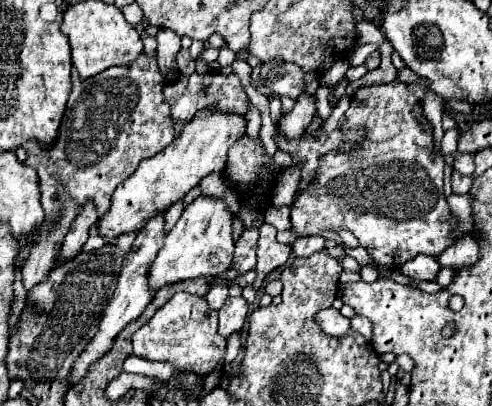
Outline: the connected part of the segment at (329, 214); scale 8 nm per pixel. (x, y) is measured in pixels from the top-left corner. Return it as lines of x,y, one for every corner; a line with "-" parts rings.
400,81
388,85
372,85
356,91
352,97
350,109
342,119
342,129
364,127
366,139
360,149
352,149
346,155
328,153
322,157
320,175
310,183
306,191
296,197
292,207
292,231
298,235
320,235
322,229
350,231
358,243
368,251
374,263
386,269
400,269
406,261
412,261
416,255
434,255
444,253
452,243
452,231
458,225
458,219
452,215
446,195
442,191
444,159
434,151
432,143
432,125
426,121
420,125
412,117
412,109
418,103
414,93

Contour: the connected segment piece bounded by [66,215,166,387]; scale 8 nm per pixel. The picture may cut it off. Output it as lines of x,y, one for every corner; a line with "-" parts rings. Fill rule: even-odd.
156,215
156,219
152,219
150,223
146,223
144,231
140,231
132,243
132,249
130,253
124,257
124,263
122,263
122,271
120,271
120,277
118,277
118,285
116,285
116,291
114,291
114,297
112,301
108,303
106,311
102,313
102,319
100,319
100,325
98,325
98,333
88,341
88,345
84,347
82,355
76,359
76,363
72,365
72,371
68,375
68,385
74,387
78,385
86,375
88,375
88,369
102,357
106,355
110,349
112,349
112,343
116,339
116,335
134,319
138,319
142,315
142,311
146,309
146,305
152,301
152,291
148,291
148,281
146,281
146,275
144,271
148,271
148,263
152,261
152,257
156,257
156,251
160,251
162,243
164,243
164,215

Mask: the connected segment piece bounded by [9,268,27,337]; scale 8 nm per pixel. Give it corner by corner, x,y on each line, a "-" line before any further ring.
15,268
15,276
16,276
16,281
14,281
13,284
14,299
11,306
11,312
9,317
9,325
10,325
9,337
16,331
16,326
18,324
21,312
24,309
26,295
27,295
22,283
22,272
20,269

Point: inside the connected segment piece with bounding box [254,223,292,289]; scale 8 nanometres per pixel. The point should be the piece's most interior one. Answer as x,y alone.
271,254

